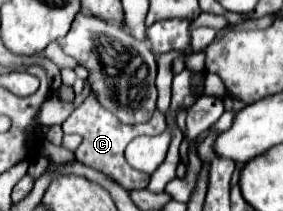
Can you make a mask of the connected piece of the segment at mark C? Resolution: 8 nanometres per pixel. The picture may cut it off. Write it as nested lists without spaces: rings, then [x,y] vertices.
[[[90,93],[86,97],[86,101],[76,109],[72,111],[72,115],[62,123],[62,131],[64,133],[78,133],[82,137],[82,143],[80,147],[76,149],[76,159],[88,167],[94,167],[96,171],[102,171],[104,175],[112,177],[114,181],[118,181],[118,185],[126,187],[126,189],[144,189],[149,183],[149,176],[130,167],[126,163],[126,157],[124,157],[124,149],[126,145],[138,137],[138,135],[158,135],[162,133],[162,115],[156,111],[154,117],[144,123],[144,125],[124,125],[120,123],[114,115],[110,115],[110,111],[106,111],[98,99]]]

